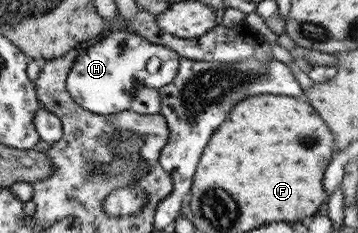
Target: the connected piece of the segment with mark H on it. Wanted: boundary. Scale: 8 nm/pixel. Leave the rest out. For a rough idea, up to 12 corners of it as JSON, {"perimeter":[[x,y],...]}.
{"perimeter":[[133,31],[81,49],[66,78],[81,107],[127,110],[181,55]]}

